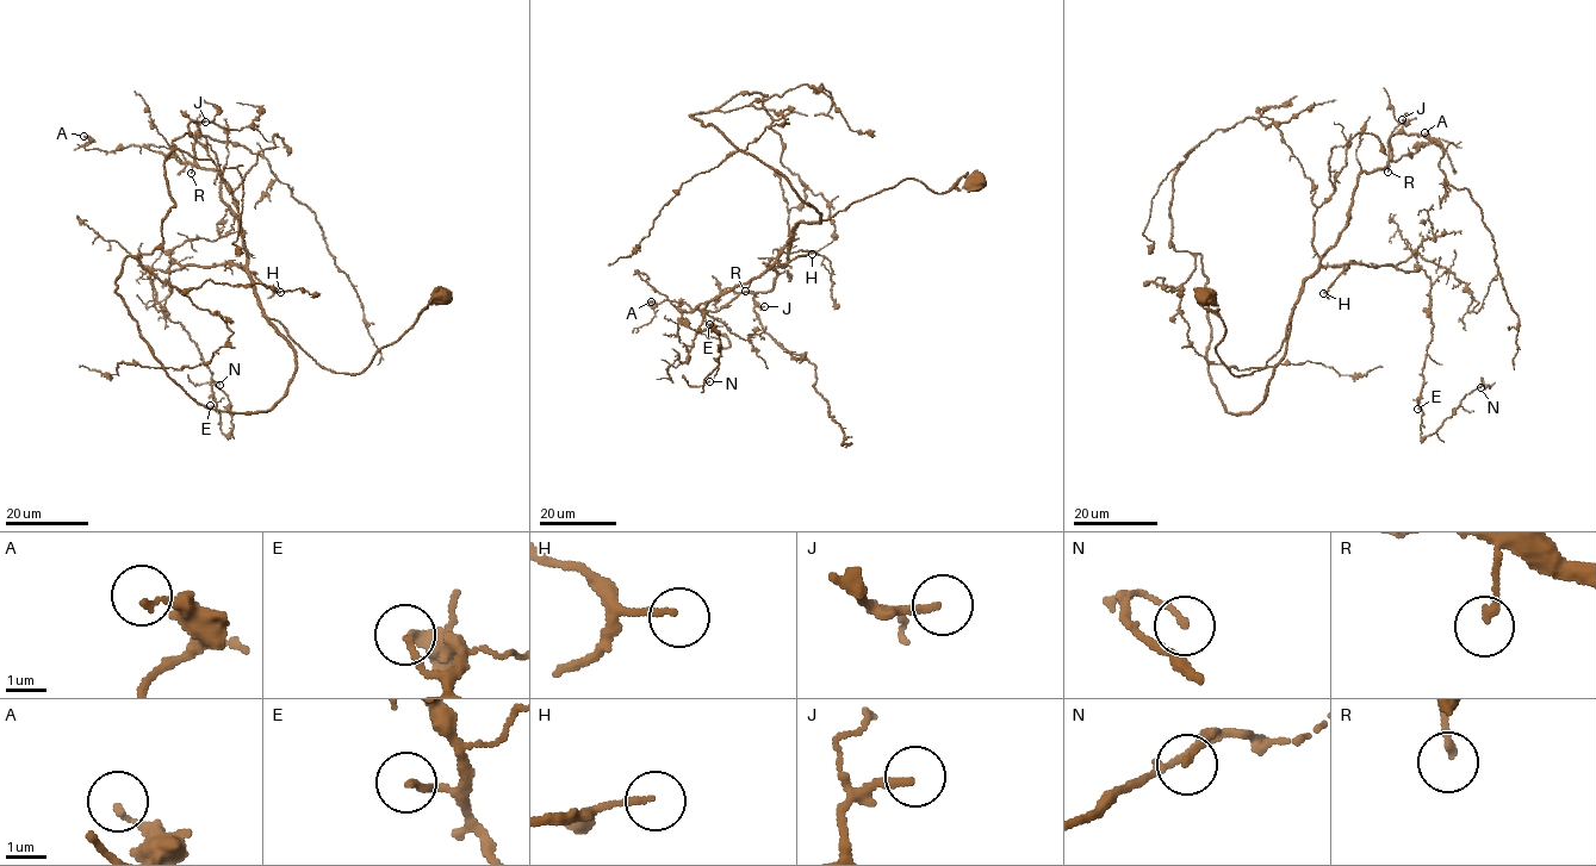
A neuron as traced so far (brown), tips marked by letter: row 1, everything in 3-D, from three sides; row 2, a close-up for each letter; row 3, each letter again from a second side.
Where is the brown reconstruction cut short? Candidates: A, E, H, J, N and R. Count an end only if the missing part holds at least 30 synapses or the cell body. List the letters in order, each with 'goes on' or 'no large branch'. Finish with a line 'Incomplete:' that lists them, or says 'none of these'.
A: no large branch
E: no large branch
H: no large branch
J: no large branch
N: no large branch
R: no large branch
Incomplete: none of these

